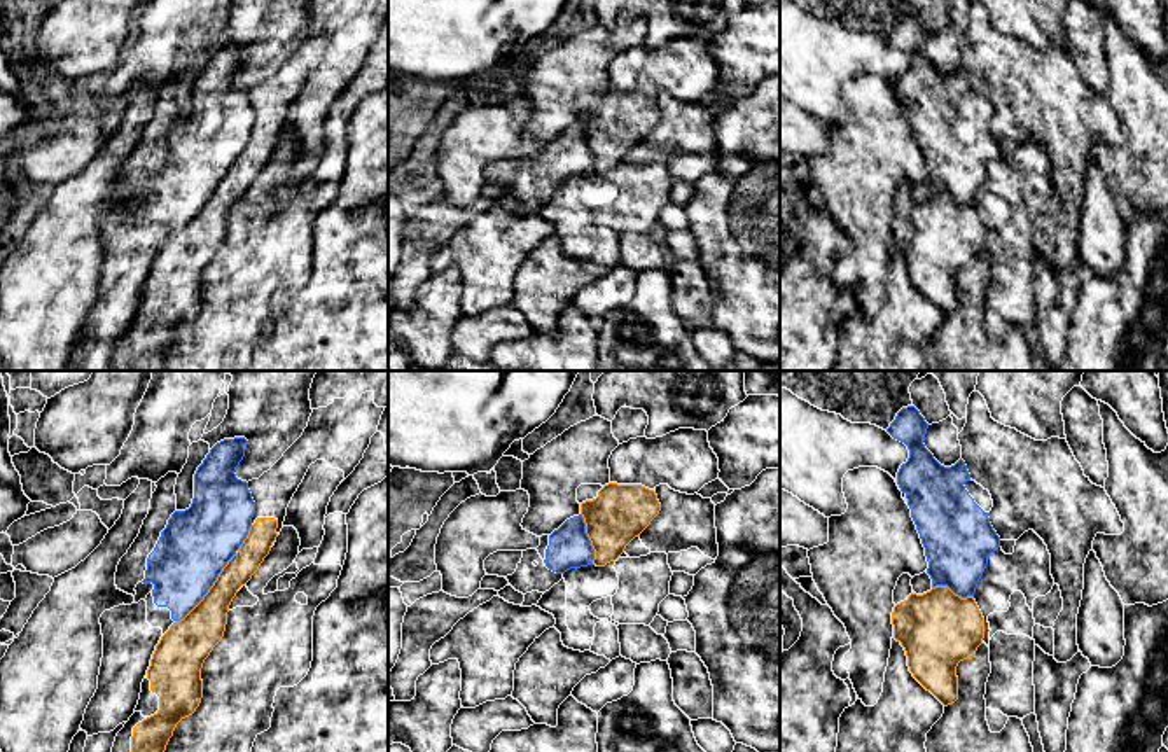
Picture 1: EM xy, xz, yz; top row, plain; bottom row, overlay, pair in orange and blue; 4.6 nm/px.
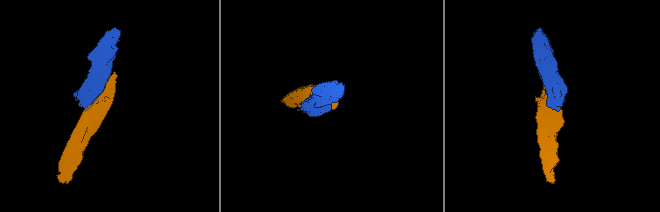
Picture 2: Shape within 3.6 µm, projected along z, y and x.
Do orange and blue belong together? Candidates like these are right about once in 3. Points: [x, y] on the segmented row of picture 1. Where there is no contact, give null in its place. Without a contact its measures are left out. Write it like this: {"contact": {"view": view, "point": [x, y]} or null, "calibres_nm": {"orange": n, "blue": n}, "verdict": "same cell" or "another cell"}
{"contact": {"view": "xy", "point": [208, 590]}, "calibres_nm": {"orange": 220, "blue": 320}, "verdict": "another cell"}

